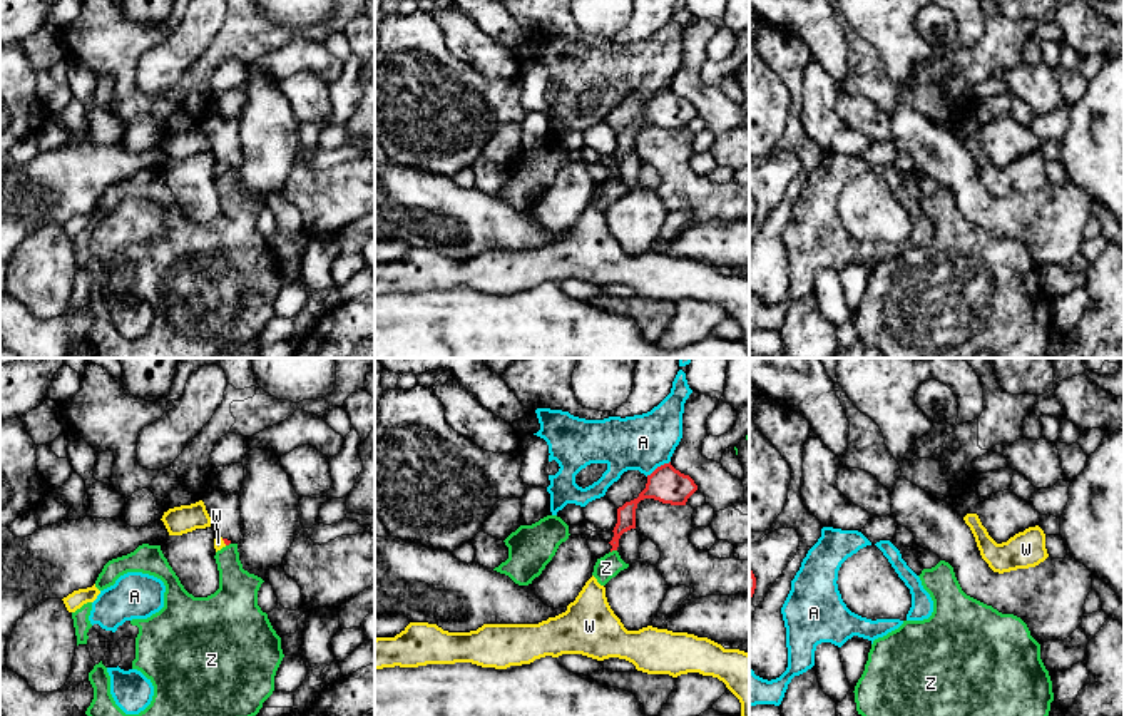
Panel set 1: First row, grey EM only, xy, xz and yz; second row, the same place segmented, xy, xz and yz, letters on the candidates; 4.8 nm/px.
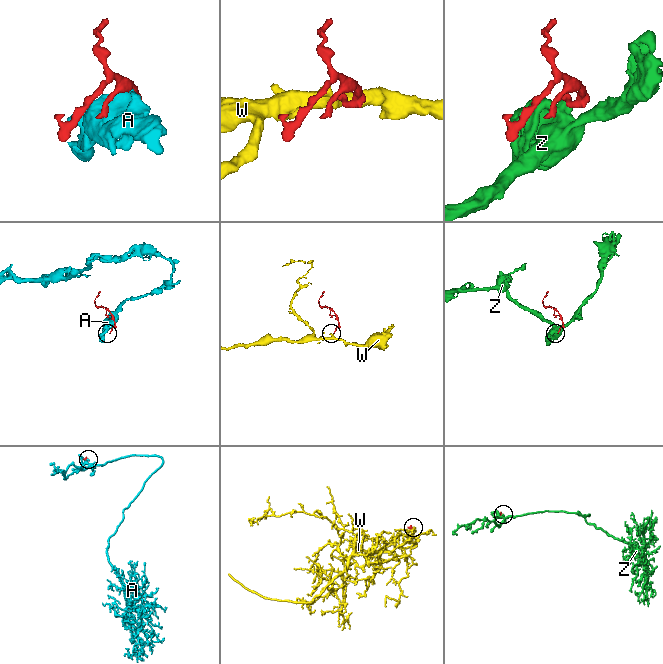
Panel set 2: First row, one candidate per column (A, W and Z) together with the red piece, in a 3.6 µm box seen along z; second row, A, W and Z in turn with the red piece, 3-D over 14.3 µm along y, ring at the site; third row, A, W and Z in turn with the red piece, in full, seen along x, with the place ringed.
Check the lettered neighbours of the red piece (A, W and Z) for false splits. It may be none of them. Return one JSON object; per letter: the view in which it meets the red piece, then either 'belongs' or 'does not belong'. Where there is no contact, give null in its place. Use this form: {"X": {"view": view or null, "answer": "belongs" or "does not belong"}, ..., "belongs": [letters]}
{"A": {"view": "xz", "answer": "does not belong"}, "W": {"view": "xy", "answer": "belongs"}, "Z": {"view": "xz", "answer": "does not belong"}, "belongs": ["W"]}

